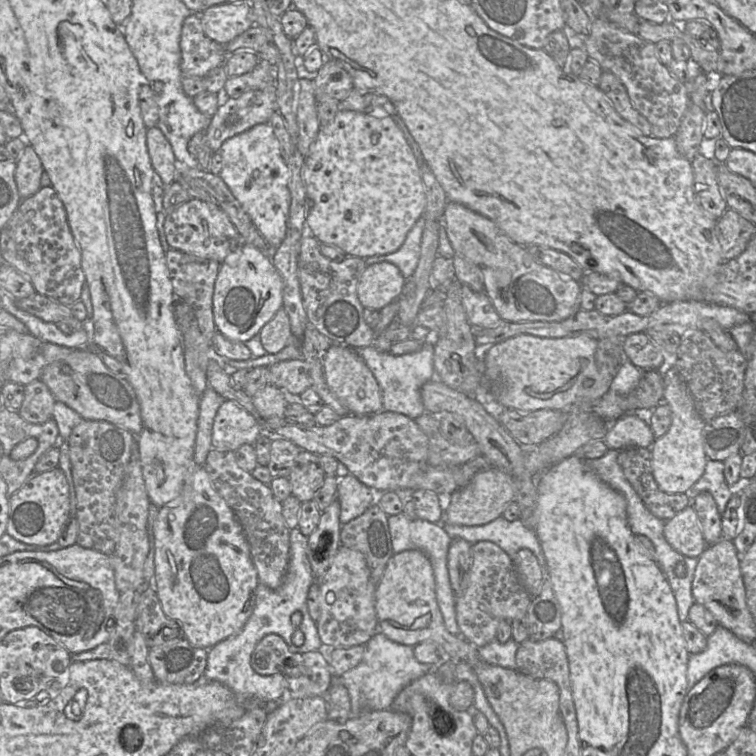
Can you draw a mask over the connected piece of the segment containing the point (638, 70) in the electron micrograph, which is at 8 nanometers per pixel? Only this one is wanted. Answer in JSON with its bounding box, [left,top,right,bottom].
[582,20,689,138]

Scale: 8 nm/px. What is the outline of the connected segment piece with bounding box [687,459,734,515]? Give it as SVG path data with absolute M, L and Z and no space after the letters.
M708 459L704 474L687 494L693 498L701 492L709 492L712 495L722 515L734 494L734 489L725 480L723 462Z

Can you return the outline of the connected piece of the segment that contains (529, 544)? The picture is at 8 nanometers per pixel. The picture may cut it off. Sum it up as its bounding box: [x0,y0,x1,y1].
[442,516,546,566]

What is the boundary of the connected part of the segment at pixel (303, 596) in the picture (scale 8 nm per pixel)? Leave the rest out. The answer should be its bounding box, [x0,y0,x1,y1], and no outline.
[203,528,323,709]

